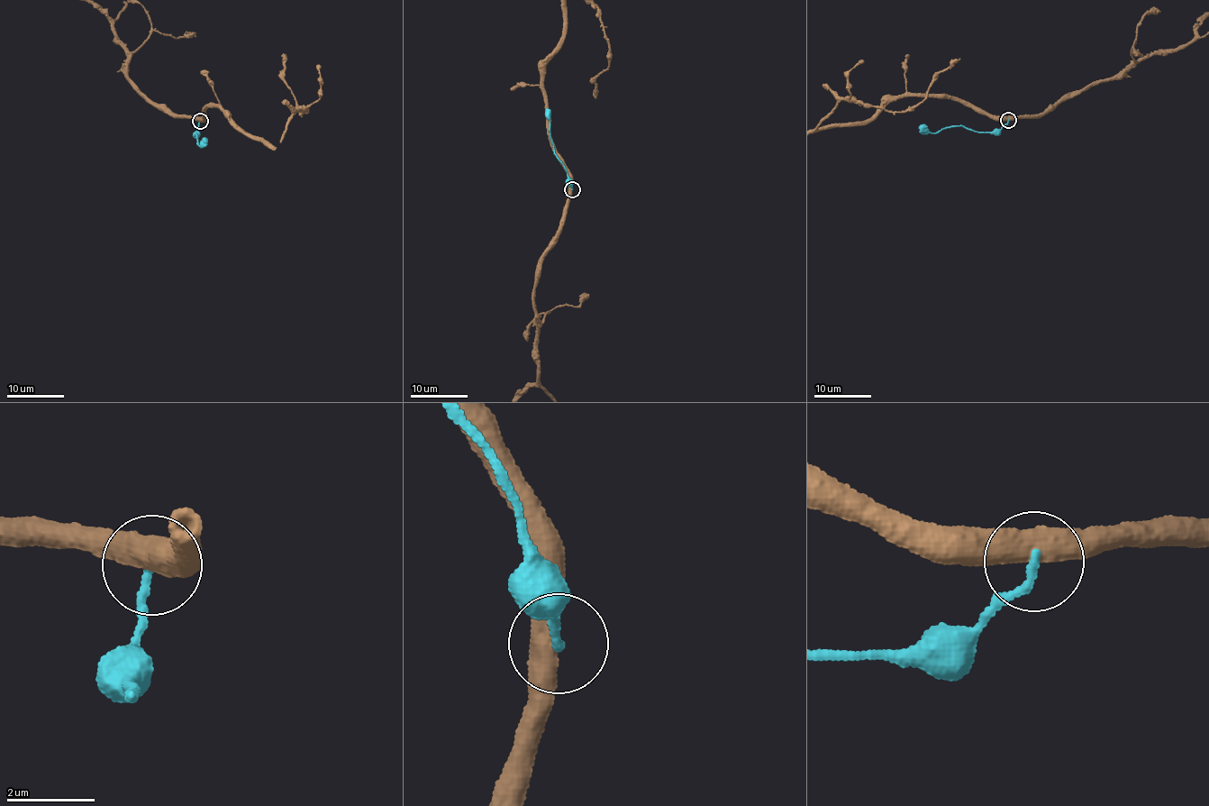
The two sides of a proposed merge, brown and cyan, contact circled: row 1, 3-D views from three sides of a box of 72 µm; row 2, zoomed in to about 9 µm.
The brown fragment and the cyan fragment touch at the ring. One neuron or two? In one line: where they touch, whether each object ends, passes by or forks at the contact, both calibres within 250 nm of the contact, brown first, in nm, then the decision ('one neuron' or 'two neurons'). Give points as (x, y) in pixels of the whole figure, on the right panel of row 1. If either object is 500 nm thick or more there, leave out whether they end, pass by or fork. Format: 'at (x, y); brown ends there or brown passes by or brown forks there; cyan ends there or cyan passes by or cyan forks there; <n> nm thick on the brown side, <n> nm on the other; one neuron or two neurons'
at (1008, 120); 500 nm thick on the brown side, 200 nm on the other; two neurons

